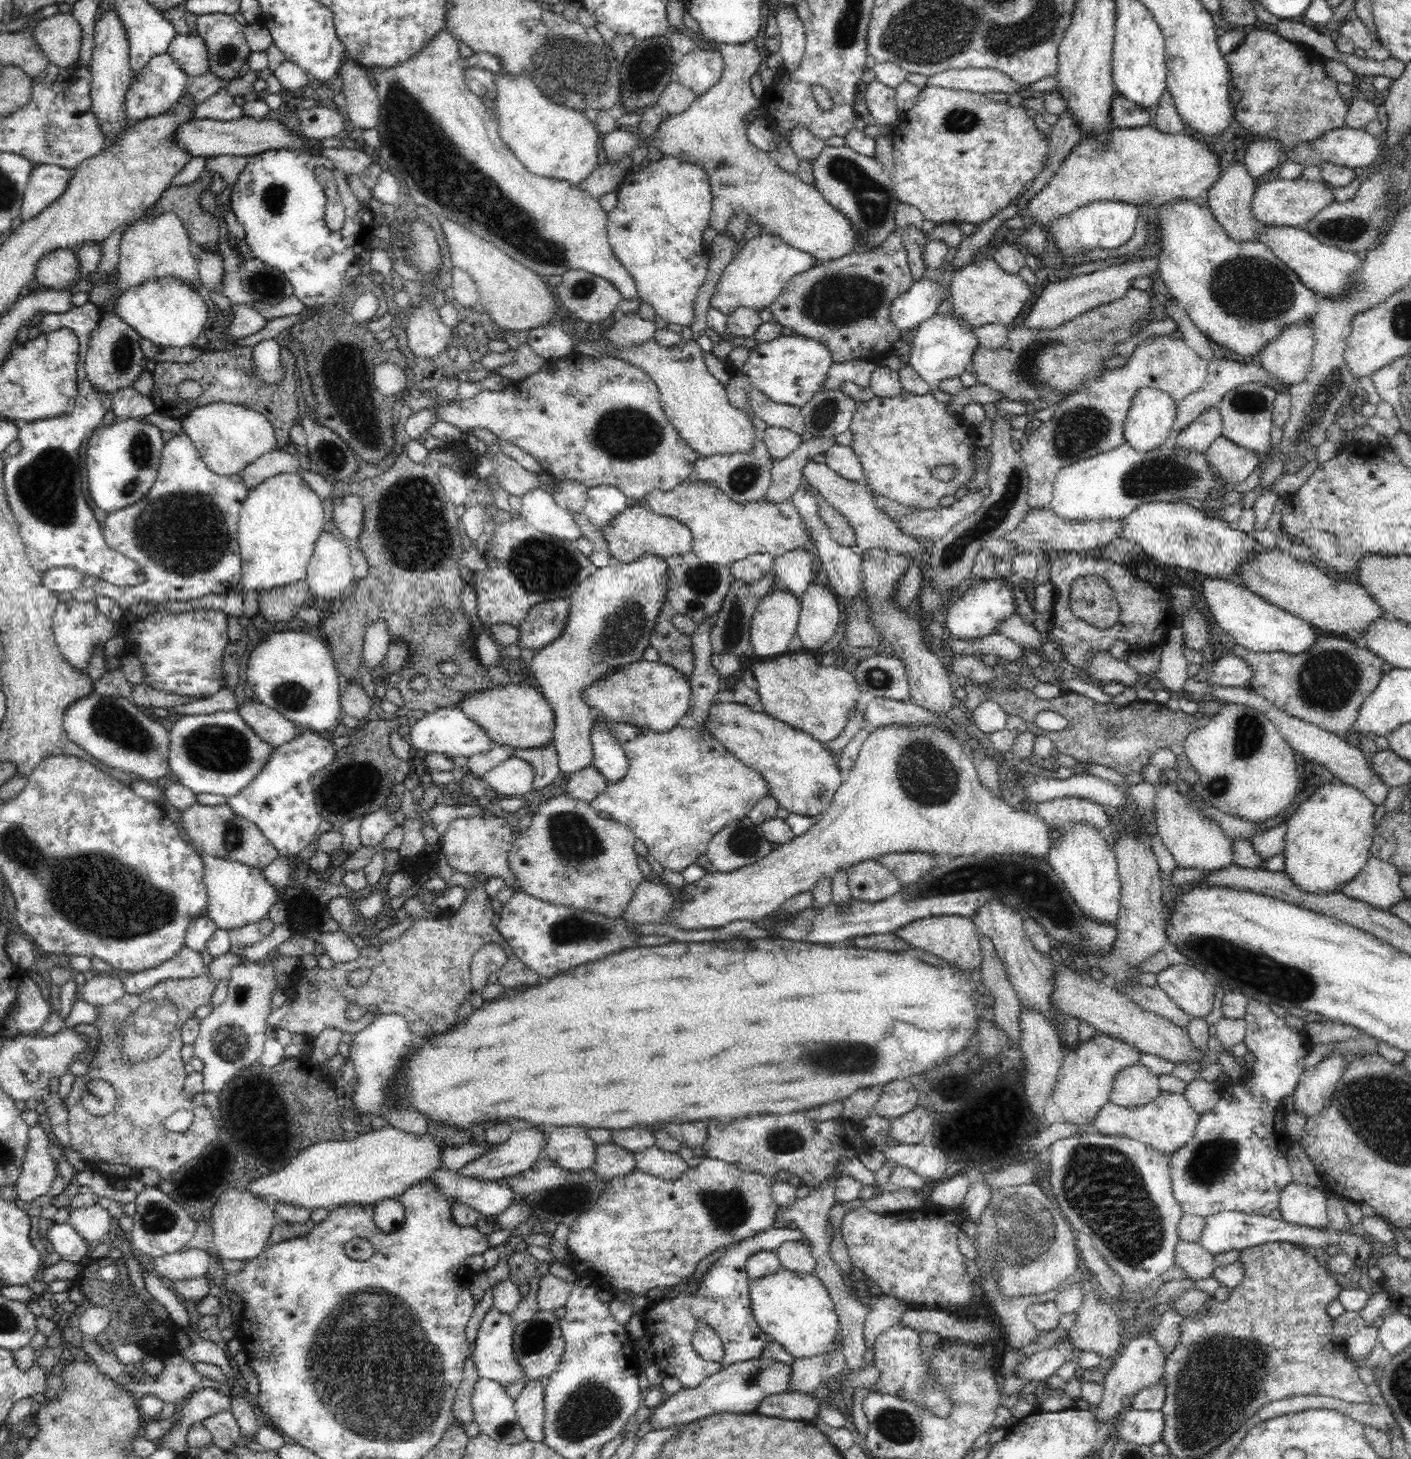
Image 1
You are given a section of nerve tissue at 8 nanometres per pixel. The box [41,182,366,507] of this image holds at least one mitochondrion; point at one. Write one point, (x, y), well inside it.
(142, 443)

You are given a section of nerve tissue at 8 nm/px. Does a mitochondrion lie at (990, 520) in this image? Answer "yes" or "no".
yes

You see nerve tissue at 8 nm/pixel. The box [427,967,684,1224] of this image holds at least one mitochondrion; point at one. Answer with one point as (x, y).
(579, 1191)

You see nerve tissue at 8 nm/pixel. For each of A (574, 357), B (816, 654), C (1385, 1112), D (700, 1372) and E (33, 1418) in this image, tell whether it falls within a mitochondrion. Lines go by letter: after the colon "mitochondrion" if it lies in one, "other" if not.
A: other
B: other
C: mitochondrion
D: other
E: other

